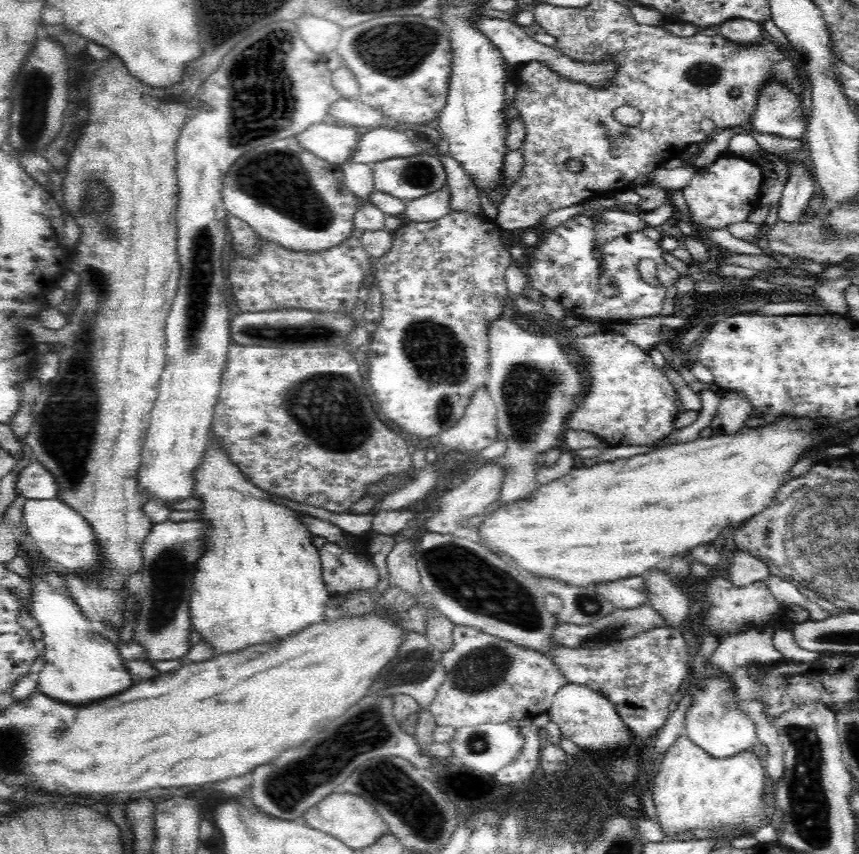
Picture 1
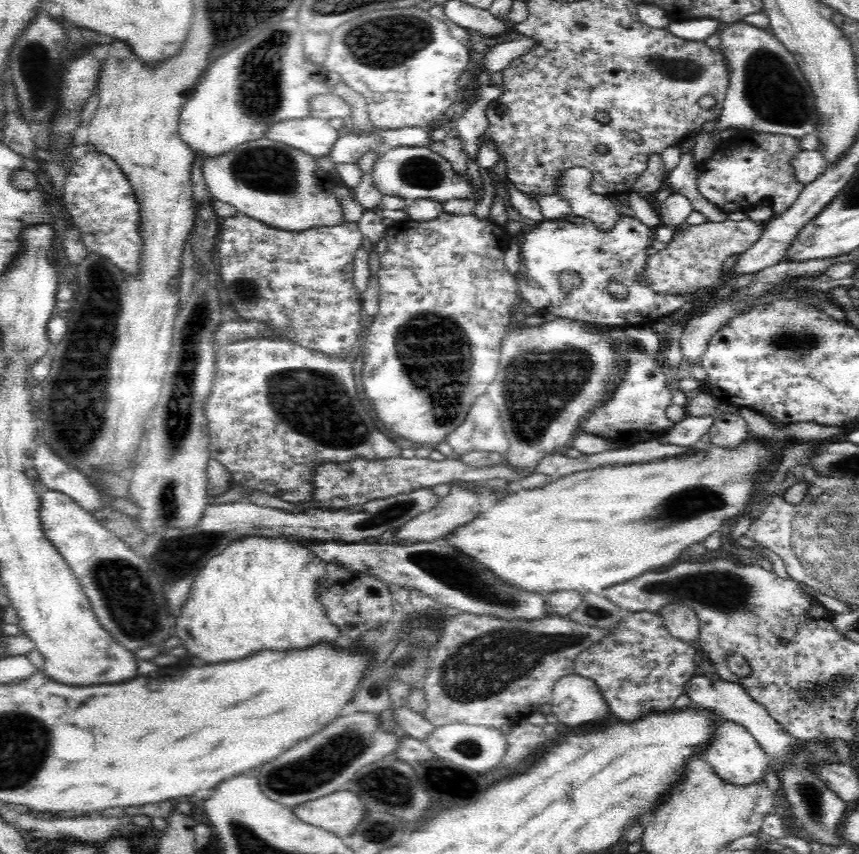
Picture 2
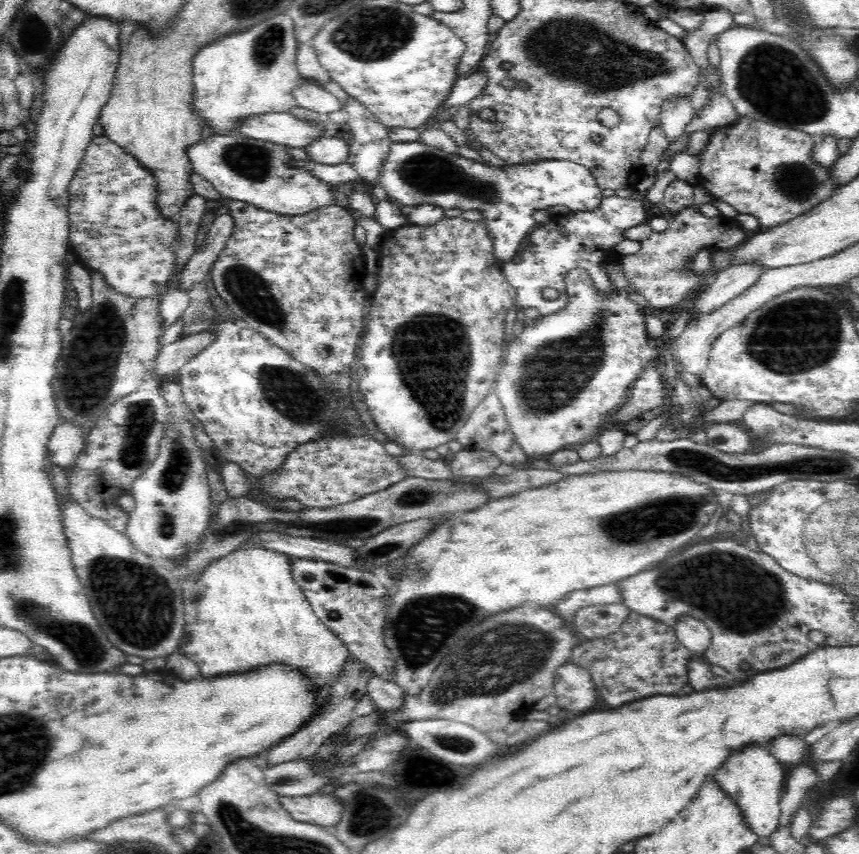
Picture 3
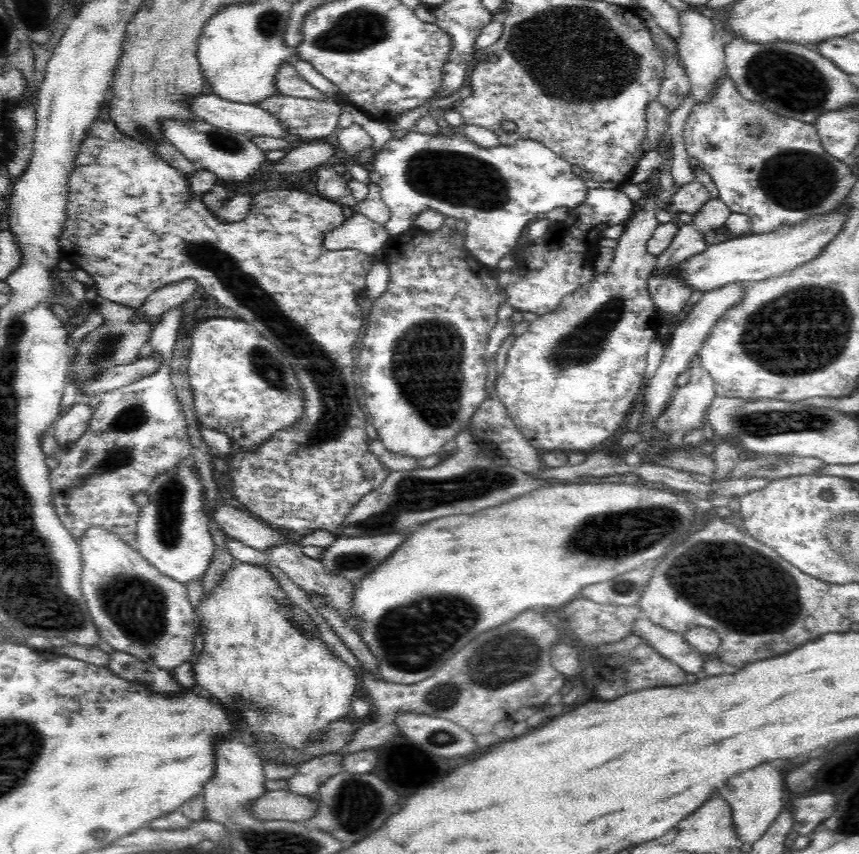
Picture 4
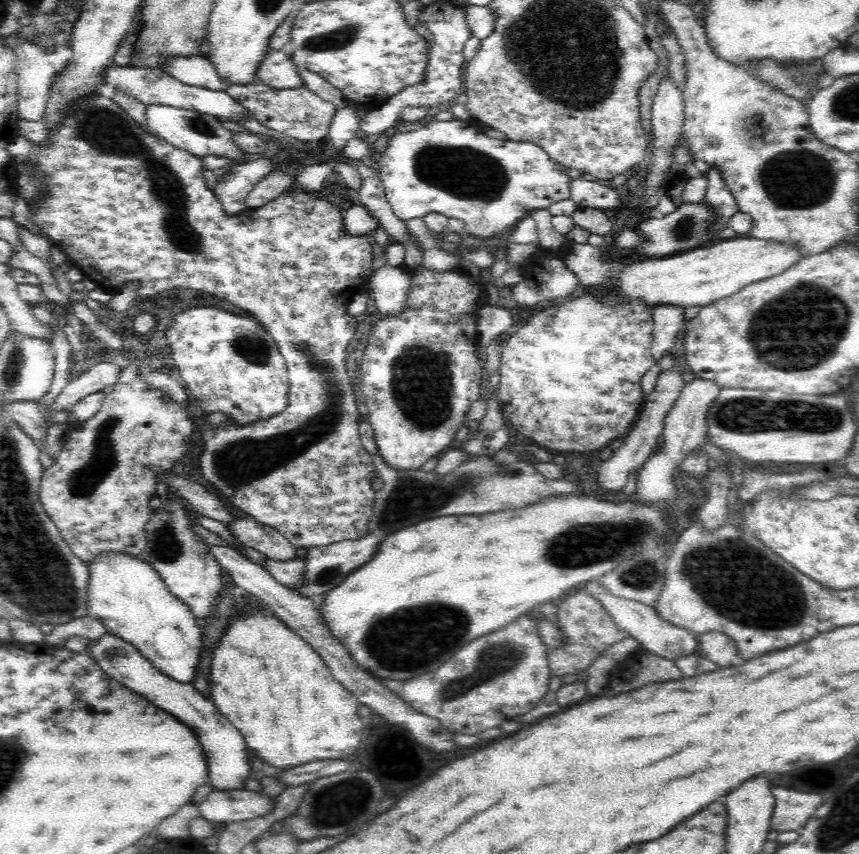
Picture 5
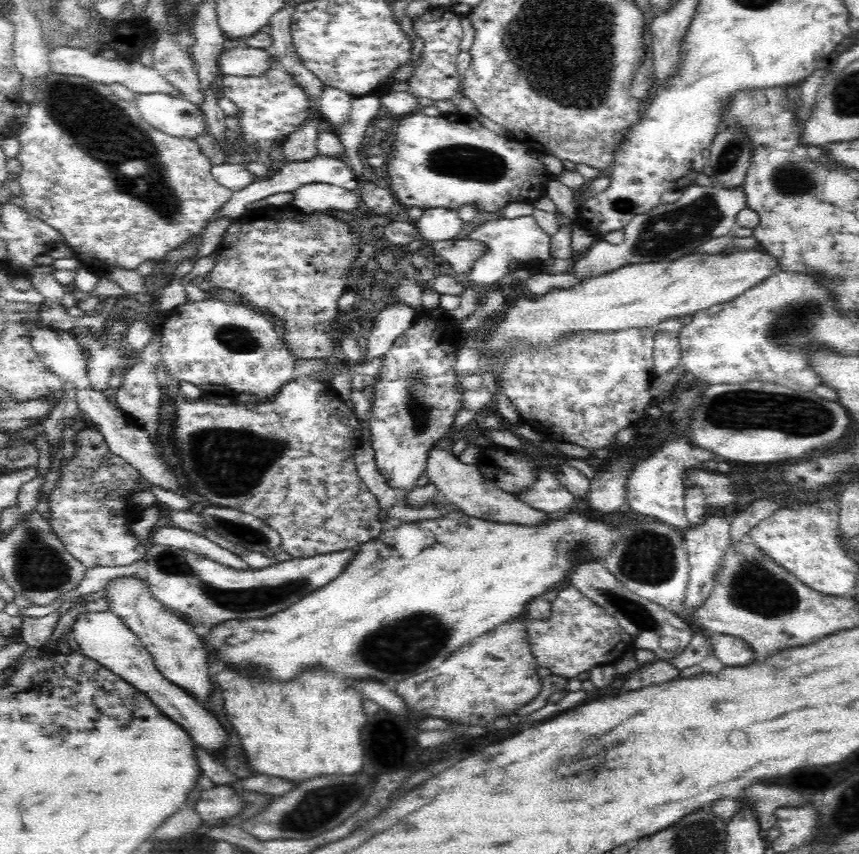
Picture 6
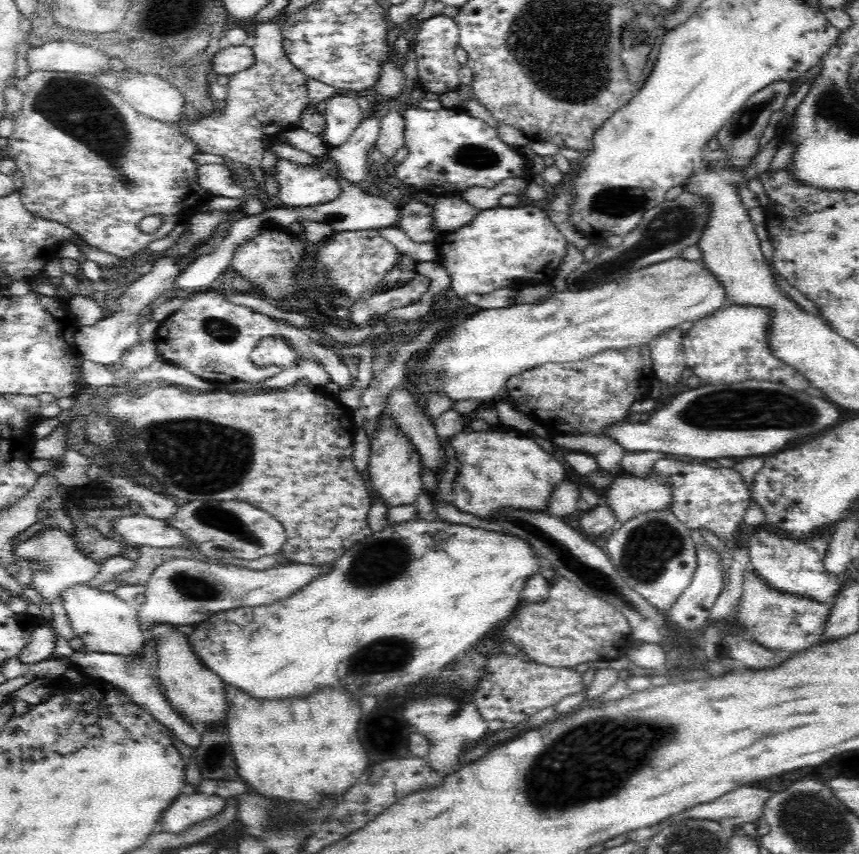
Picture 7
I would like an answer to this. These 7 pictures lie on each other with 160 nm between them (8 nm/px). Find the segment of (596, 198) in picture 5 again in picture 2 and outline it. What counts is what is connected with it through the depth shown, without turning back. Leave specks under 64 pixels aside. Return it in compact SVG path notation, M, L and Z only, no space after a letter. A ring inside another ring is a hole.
M568 215L562 219L546 219L528 229L524 243L520 246L526 274L515 276L517 289L523 300L537 313L586 321L594 327L606 326L628 328L632 326L652 326L659 317L668 315L693 296L704 296L707 292L718 290L722 283L704 286L692 294L658 294L641 284L641 274L647 256L644 248L651 246L654 228L643 224L636 217L622 215L621 226L614 231L602 231L596 223L584 217ZM574 271L582 277L580 288L563 288L558 282L558 275ZM536 282L538 286L528 285ZM610 282L620 282L628 290L625 298L616 298L608 291Z

